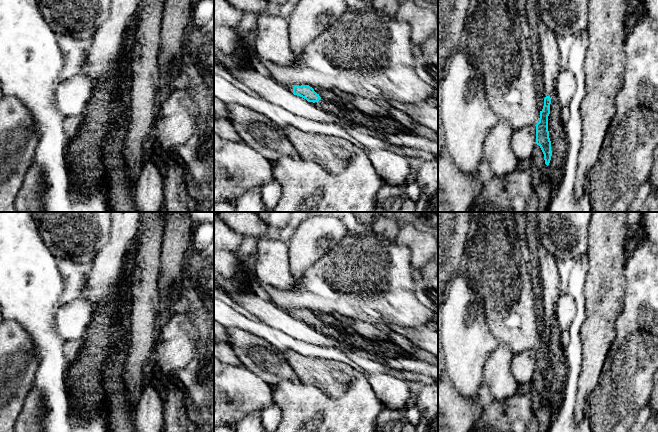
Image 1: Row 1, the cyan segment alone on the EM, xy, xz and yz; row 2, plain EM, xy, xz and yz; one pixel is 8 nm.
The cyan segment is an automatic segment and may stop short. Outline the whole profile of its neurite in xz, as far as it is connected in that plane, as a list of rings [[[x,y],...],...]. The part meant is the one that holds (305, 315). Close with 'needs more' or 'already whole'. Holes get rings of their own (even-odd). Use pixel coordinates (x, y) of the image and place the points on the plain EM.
[[[291,309],[287,310],[288,314],[294,319],[300,320],[306,323],[308,326],[317,326],[321,323],[317,313],[310,311],[309,309]]]; needs more

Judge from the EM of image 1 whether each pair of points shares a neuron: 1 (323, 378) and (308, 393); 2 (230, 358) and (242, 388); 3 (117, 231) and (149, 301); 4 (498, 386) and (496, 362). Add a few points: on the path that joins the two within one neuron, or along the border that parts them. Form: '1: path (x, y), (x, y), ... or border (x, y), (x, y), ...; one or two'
1: border (298, 379), (304, 383), (316, 386), (329, 396); two
2: border (241, 364), (226, 365); two
3: border (138, 229), (130, 251); two
4: path (498, 380), (497, 368); one

